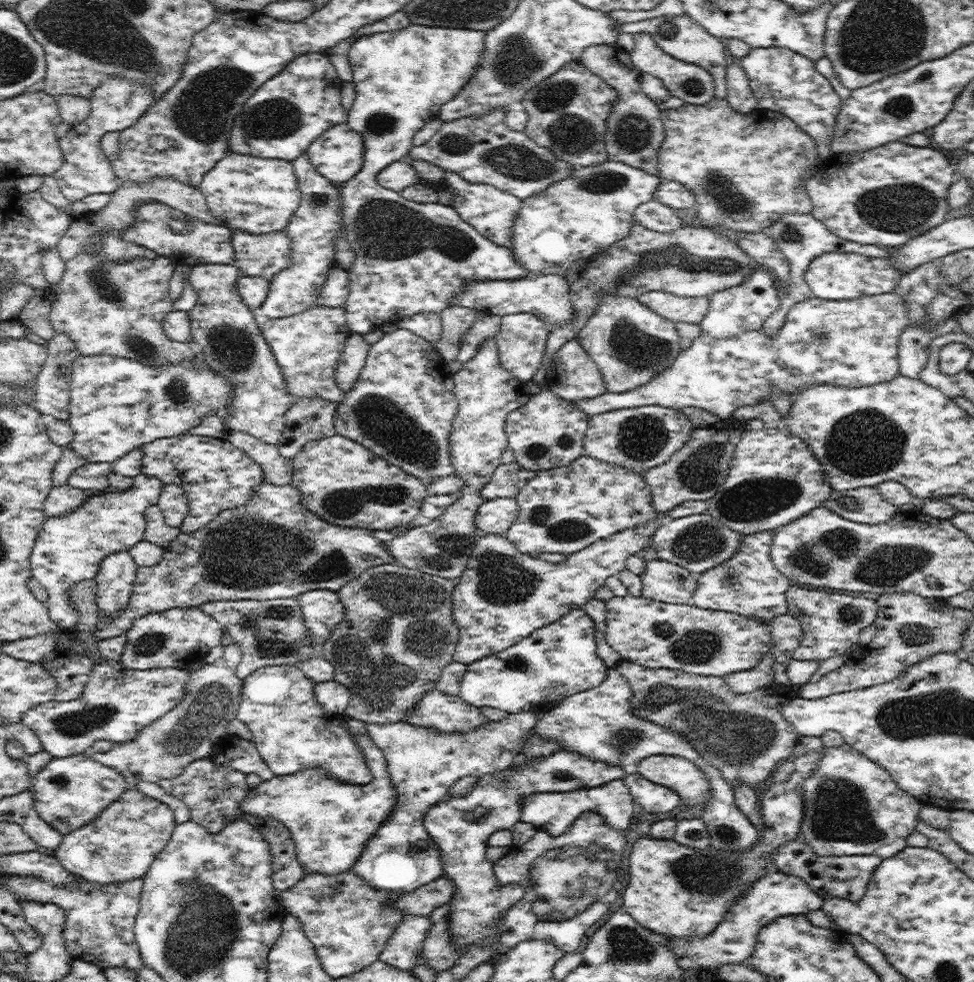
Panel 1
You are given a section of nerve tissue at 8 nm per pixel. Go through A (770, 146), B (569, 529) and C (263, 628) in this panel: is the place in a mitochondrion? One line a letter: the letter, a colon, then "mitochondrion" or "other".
A: other
B: mitochondrion
C: mitochondrion

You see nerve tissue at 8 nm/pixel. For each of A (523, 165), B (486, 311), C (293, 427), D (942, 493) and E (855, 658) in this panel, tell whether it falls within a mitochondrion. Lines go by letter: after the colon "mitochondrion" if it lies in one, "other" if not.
A: mitochondrion
B: other
C: other
D: other
E: other

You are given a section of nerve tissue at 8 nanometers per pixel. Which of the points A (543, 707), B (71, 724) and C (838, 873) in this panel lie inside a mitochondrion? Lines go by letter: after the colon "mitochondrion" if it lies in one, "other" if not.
A: other
B: mitochondrion
C: other

